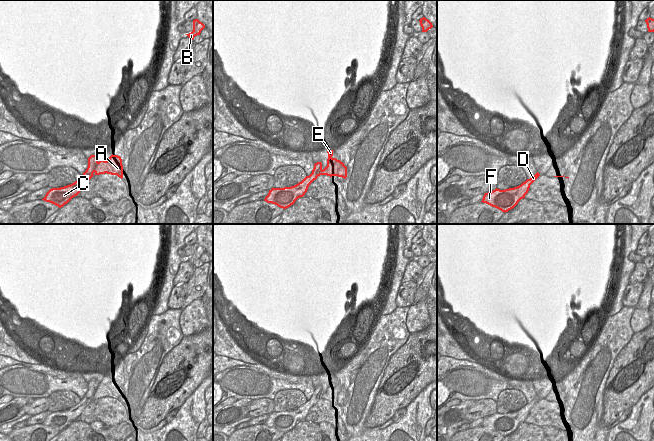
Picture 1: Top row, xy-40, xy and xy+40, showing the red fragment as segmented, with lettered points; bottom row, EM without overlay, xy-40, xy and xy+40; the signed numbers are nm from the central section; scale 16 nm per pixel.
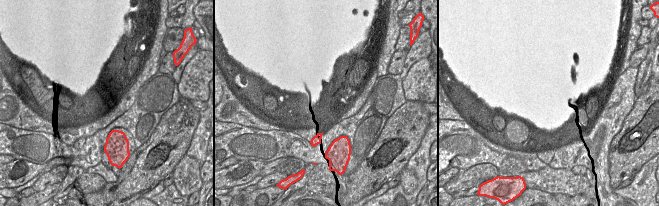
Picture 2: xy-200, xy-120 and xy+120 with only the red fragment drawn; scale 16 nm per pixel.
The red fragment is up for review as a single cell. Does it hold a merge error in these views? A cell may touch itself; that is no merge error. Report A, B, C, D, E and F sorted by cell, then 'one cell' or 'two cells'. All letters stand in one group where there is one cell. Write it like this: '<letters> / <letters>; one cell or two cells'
A B E / C D F; two cells

